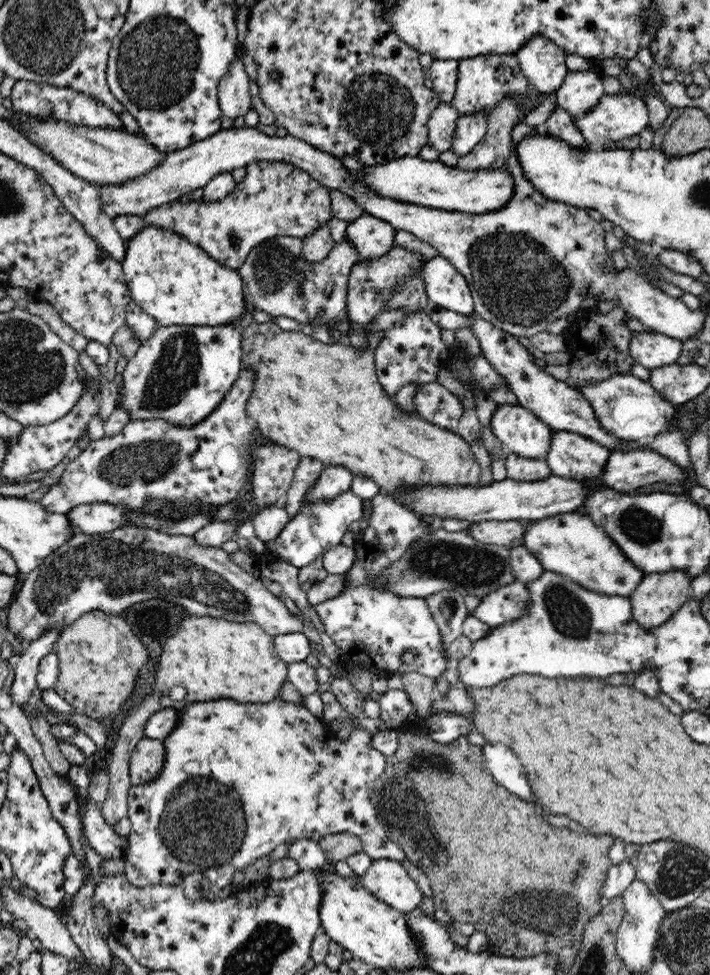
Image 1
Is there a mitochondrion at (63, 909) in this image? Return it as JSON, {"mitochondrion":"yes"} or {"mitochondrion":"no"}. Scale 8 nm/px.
{"mitochondrion":"no"}

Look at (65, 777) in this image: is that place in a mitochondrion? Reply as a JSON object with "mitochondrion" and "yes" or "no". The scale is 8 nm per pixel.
{"mitochondrion":"no"}

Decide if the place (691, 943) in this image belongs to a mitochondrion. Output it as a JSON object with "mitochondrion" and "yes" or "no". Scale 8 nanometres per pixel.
{"mitochondrion":"yes"}

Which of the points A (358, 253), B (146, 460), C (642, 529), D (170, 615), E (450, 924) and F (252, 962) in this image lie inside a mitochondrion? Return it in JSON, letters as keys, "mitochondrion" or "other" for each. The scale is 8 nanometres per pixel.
{"A":"other","B":"mitochondrion","C":"mitochondrion","D":"mitochondrion","E":"other","F":"mitochondrion"}

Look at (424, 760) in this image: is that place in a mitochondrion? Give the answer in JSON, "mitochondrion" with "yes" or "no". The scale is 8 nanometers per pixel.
{"mitochondrion":"yes"}

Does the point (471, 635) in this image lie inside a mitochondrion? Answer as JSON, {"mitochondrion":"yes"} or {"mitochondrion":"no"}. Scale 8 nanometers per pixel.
{"mitochondrion":"no"}

